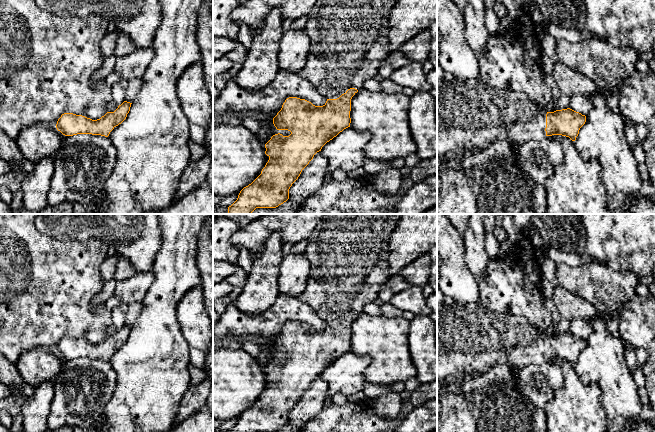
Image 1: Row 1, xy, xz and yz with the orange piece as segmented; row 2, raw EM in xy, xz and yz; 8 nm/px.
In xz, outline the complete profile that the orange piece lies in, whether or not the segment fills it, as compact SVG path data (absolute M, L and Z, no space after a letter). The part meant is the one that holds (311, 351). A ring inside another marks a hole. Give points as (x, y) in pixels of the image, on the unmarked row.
M325 214L321 221L318 223L315 228L311 238L308 240L308 244L304 255L310 263L310 274L308 277L307 285L305 290L297 295L299 301L305 302L308 304L320 318L322 318L326 323L326 327L323 330L315 330L311 326L300 323L297 321L289 321L285 324L282 329L281 334L273 342L273 348L277 354L288 354L291 356L289 360L283 360L278 357L271 361L271 363L265 368L265 378L269 381L268 386L265 391L262 393L261 398L248 410L244 411L239 419L237 424L228 432L276 432L279 429L283 428L289 423L289 413L292 408L298 403L302 394L309 388L313 383L314 379L321 375L322 371L336 361L344 353L350 351L351 342L351 323L352 321L360 314L363 313L363 310L366 305L373 303L373 301L378 298L379 291L382 285L389 279L389 269L388 269L388 255L389 255L389 240L397 227L398 221L401 218L402 214Z

